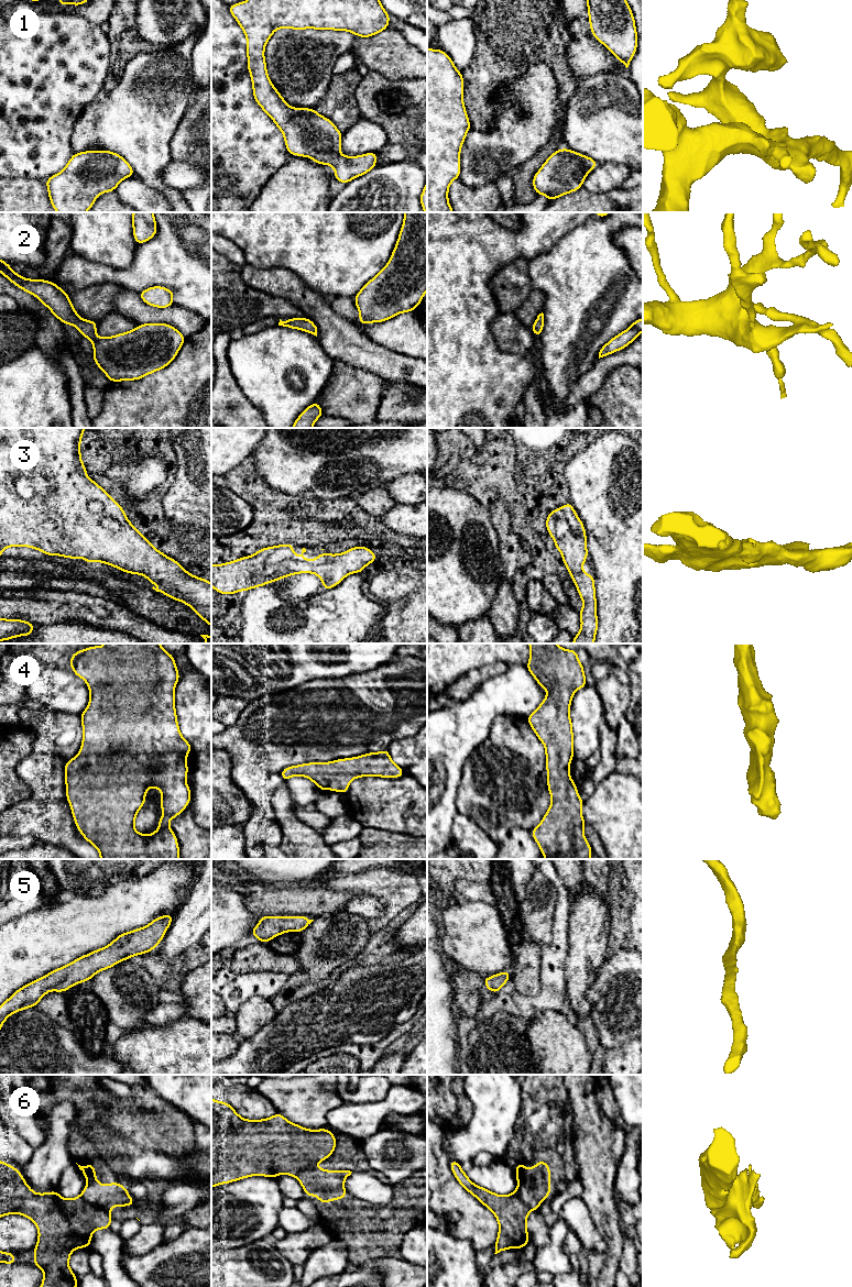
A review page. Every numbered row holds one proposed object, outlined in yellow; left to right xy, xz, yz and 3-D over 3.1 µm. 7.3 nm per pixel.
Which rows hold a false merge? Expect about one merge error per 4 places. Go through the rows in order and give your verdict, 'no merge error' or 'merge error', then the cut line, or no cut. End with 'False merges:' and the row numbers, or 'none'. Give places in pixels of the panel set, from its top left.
1: no merge error | no cut
2: no merge error | no cut
3: no merge error | no cut
4: no merge error | no cut
5: no merge error | no cut
6: merge error | xy (79, 1196), (91, 1203), (101, 1206), (109, 1212)
False merges: 6

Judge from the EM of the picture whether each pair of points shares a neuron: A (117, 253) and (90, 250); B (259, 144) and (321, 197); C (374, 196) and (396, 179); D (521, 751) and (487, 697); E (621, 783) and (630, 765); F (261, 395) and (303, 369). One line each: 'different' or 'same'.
A: same
B: different
C: same
D: different
E: different
F: same

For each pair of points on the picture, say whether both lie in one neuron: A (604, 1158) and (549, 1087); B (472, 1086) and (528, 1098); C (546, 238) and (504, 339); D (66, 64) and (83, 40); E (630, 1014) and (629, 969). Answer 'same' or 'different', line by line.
A: different
B: different
C: different
D: same
E: same

